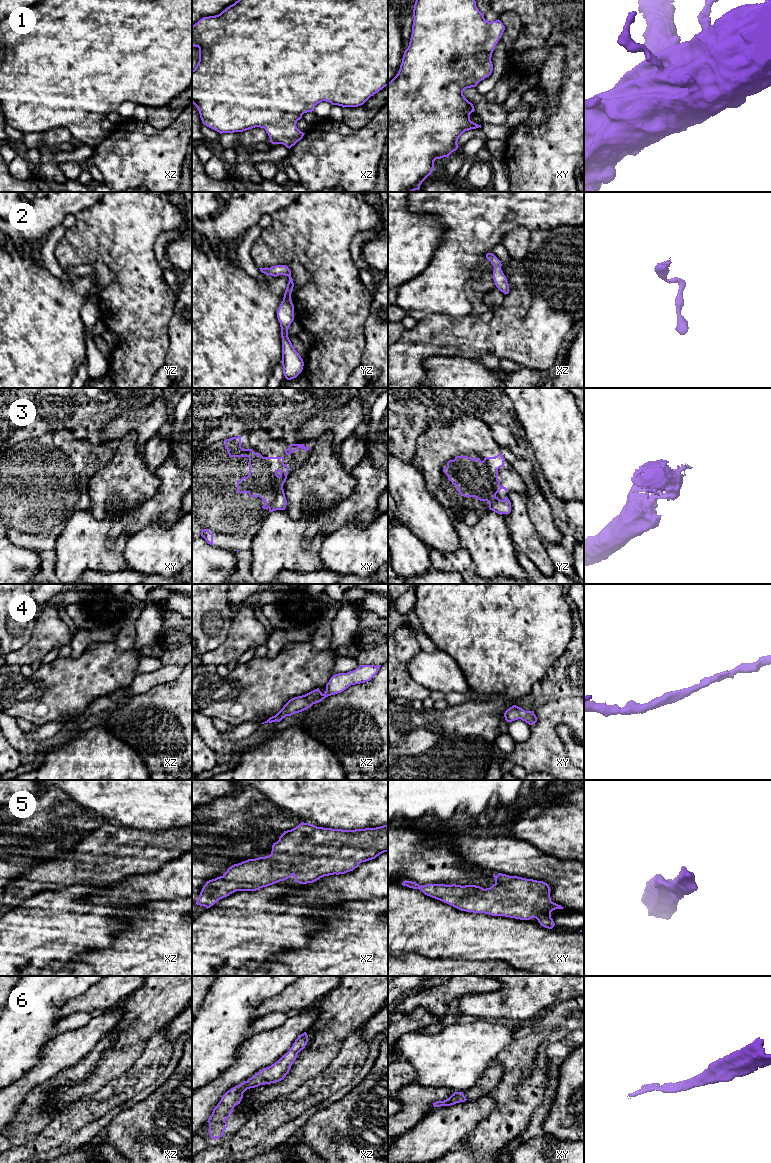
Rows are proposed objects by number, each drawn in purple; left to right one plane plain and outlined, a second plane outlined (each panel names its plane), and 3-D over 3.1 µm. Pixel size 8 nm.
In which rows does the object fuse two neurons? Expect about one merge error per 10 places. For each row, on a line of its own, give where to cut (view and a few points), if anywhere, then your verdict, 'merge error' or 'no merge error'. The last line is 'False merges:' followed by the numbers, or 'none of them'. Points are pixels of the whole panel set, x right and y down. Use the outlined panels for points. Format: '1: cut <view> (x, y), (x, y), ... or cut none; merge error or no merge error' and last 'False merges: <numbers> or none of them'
1: cut none; no merge error
2: cut none; no merge error
3: cut none; no merge error
4: cut none; no merge error
5: cut none; no merge error
6: cut none; no merge error
False merges: none of them

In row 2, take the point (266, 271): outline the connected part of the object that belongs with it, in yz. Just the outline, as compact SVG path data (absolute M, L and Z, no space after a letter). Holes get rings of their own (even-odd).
M276 265L270 268L259 268L266 275L277 277L285 275L289 277L283 301L277 310L277 318L281 327L282 337L282 366L283 374L287 380L296 378L303 370L304 362L299 353L293 347L289 337L288 329L294 320L294 305L291 300L294 283L291 271L286 265Z

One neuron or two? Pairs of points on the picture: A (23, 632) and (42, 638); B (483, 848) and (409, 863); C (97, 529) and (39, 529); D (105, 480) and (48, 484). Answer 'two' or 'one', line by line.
A: two
B: two
C: two
D: two

